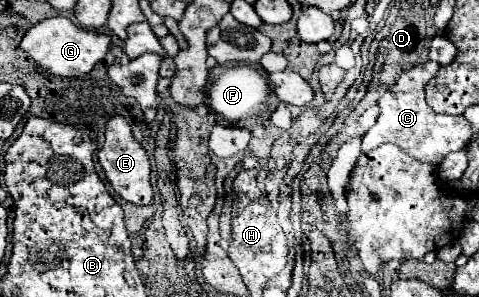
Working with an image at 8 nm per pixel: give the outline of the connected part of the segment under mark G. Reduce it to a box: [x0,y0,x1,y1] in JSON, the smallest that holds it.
[21,17,111,77]

